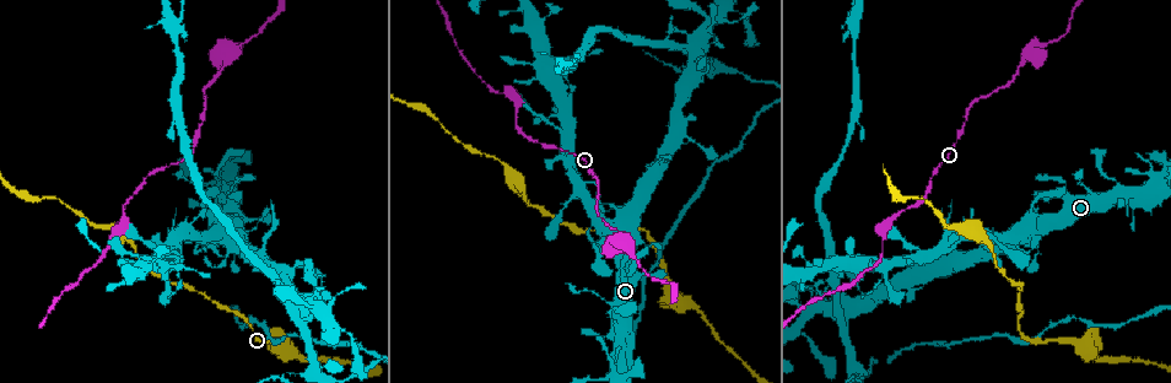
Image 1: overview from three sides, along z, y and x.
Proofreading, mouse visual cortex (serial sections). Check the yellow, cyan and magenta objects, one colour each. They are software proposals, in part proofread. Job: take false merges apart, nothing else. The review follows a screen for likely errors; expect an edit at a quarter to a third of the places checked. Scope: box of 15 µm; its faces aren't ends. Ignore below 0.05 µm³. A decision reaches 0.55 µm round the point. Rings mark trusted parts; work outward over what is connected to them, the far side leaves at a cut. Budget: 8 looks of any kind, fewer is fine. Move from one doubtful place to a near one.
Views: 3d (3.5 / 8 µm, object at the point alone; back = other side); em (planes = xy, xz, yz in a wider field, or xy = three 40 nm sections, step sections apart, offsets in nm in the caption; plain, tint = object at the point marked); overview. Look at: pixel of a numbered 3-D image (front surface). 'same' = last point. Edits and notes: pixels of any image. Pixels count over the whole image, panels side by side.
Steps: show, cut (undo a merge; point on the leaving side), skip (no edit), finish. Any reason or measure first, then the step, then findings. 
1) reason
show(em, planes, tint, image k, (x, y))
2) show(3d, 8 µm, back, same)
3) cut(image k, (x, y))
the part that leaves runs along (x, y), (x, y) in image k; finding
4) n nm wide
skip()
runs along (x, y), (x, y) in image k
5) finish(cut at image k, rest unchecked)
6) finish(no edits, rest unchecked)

calibre changes
show(3d, 3.5 µm, image 1, (617, 238))

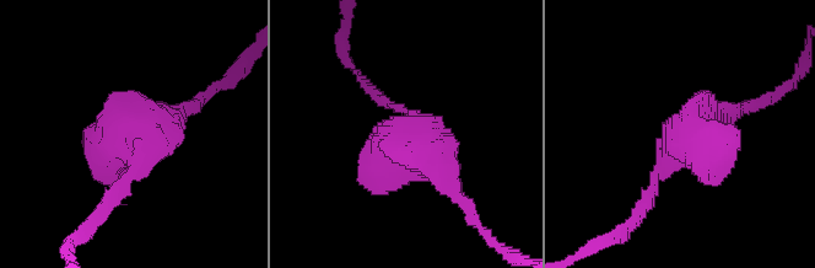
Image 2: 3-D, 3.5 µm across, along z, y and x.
show(em, xy, step 5, tint, image 2, (414, 131))

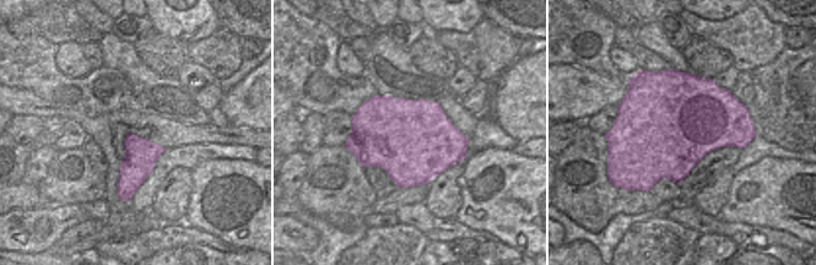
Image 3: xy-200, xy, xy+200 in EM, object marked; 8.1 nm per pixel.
another direction
show(em, xy, step 3, tint, same)

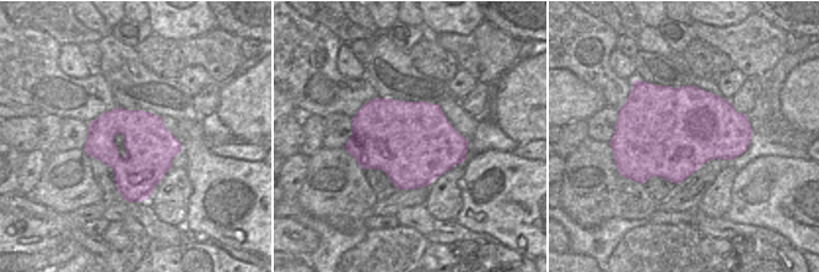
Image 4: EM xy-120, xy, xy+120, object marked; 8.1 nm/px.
700 nm wide
skip()
runs along (648, 199), (699, 127), (749, 105) in image 2; continuous, no second cell

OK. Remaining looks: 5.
abrupt turn
show(3d, 8 µm, image 1, (1030, 231))

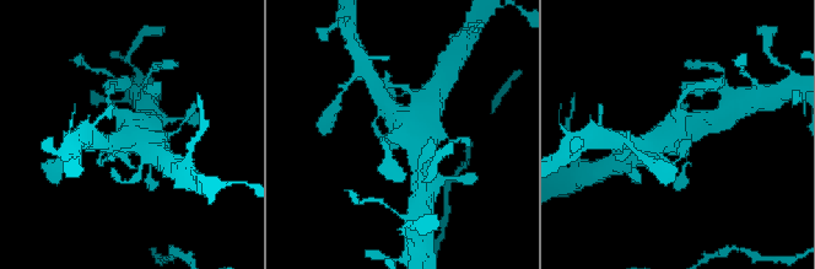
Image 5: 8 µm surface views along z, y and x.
show(3d, 3.5 µm, image 5, (680, 138))

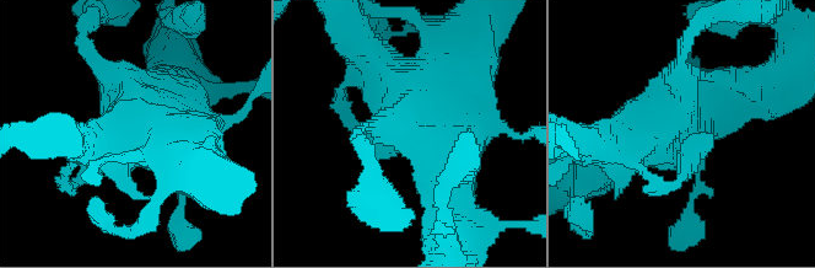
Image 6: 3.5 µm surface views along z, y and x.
skip()
runs along (706, 102), (625, 137), (583, 170) in image 6; all the same cell

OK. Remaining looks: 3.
sudden change in width
show(3d, 3.5 µm, image 1, (1078, 348))

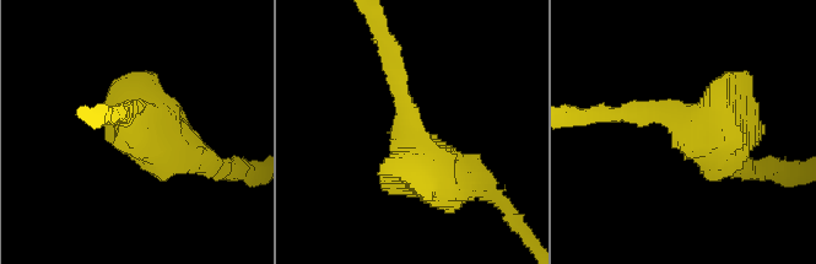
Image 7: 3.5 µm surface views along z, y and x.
show(em, xy, step 5, tint, image 7, (135, 128))

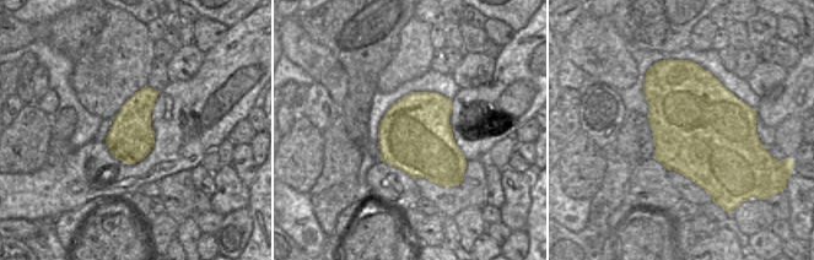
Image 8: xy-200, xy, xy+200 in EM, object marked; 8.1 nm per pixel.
skip()
runs along (398, 89), (412, 155), (485, 189) in image 7; all the same cell

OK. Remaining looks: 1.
finish(no edits, rest unchecked)

